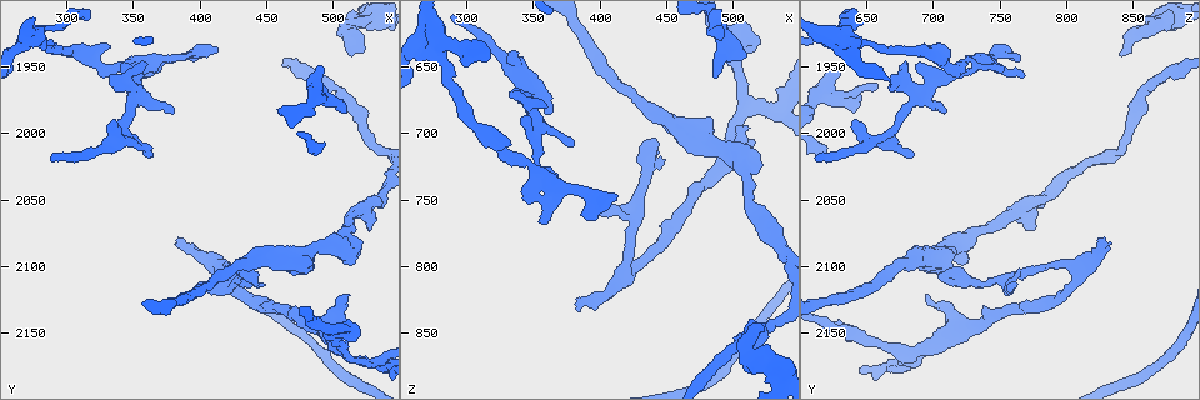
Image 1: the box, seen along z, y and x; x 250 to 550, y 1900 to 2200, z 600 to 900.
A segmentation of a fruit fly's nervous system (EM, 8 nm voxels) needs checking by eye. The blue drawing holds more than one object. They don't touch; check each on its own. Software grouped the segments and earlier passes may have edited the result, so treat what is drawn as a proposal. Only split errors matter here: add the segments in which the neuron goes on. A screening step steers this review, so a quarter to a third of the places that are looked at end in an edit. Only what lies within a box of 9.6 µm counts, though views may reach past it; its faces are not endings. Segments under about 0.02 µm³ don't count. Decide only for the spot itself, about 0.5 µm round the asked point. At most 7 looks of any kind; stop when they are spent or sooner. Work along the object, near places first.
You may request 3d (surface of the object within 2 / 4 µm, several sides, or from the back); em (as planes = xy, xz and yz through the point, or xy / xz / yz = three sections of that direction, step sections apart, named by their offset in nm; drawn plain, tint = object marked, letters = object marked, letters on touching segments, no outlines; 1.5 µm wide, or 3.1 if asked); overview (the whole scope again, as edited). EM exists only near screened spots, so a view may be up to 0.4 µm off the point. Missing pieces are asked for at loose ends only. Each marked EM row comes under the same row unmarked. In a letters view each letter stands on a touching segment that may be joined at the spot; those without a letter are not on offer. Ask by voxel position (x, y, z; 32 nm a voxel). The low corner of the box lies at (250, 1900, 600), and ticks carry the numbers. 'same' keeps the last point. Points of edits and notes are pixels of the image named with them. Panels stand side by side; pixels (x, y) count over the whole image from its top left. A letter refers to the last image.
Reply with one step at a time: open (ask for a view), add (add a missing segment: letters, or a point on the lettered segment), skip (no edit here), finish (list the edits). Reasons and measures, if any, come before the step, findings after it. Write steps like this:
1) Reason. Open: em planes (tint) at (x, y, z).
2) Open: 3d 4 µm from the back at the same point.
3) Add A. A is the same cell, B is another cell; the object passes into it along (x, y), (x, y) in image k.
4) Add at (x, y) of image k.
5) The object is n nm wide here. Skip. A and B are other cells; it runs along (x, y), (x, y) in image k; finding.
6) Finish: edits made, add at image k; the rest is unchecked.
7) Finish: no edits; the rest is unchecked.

An open end. Open: em planes (letters) at (362, 2016, 688).

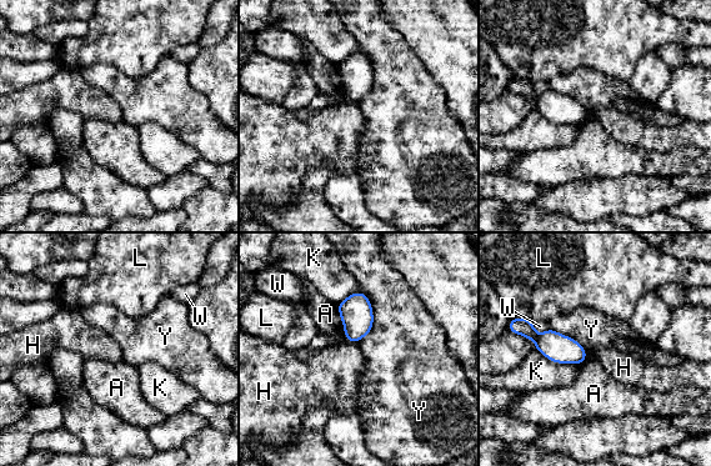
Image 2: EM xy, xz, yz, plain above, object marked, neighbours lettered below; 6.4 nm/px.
Skip. A, H, K, L, W and Y are other cells; a border runs along (348, 340), (356, 344) in image 2; none of them fits.

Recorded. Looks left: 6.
Open: em planes (letters) at (512, 1942, 840).

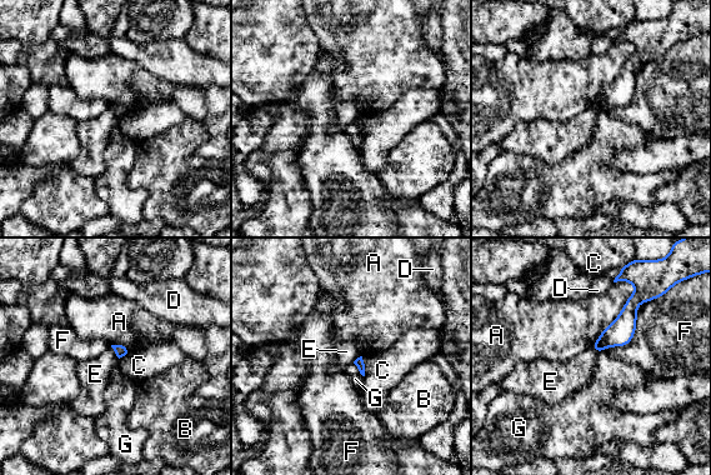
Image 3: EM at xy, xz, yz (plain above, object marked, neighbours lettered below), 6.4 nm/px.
The longest contact is with A, 440 nm. Skip. A, B, C, D, E, F and G are other cells; a border runs along (110, 346), (119, 358) in image 3; no lettered segment goes on from it.

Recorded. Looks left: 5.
Free end. Open: 3d 2 µm at (528, 2074, 772).

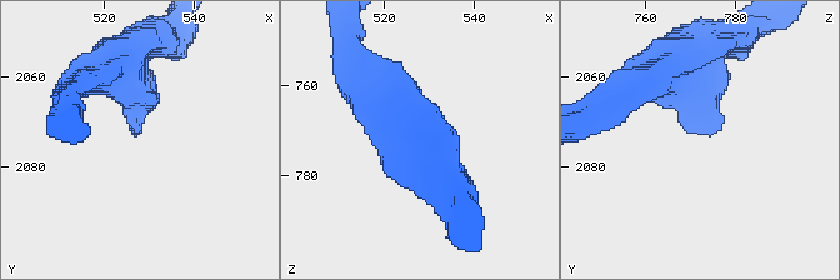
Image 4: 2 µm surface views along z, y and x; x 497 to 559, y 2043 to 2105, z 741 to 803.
Open: em planes (tint) at (527, 2074, 774).

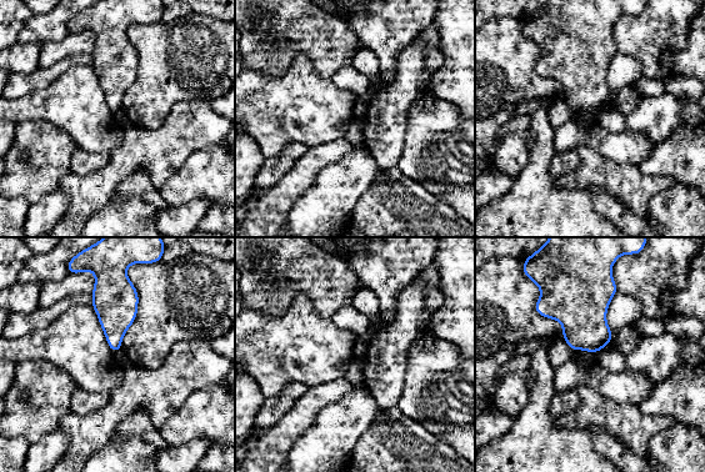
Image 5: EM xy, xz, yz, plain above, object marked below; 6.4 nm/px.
What lies round it. Open: em planes (letters) at the same point.

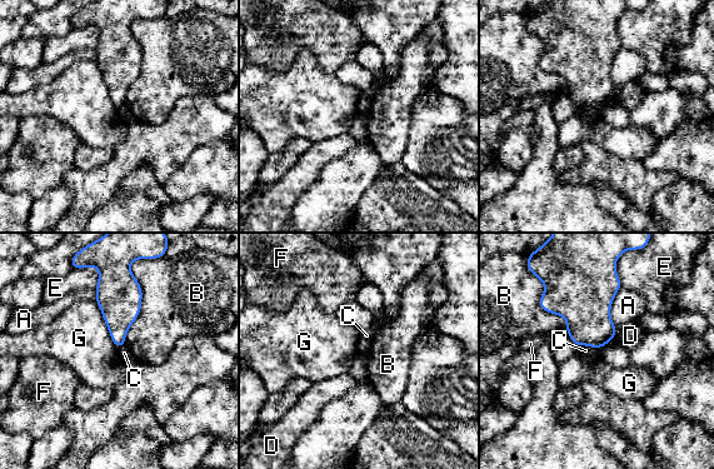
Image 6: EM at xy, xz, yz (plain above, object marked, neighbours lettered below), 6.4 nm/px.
Skip. A, B, C, D, E, F and G are other cells; a border runs along (579, 345), (597, 347), (599, 349) in image 6; none of them fits.

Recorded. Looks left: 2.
Finish: no edits; the rest is unchecked.

